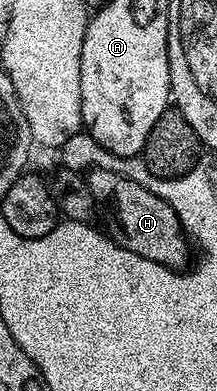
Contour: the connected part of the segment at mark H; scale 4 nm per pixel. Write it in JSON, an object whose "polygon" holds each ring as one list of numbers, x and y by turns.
{"polygon":[[105,165,94,166,97,168,88,173,87,180,95,203,101,211,105,210,103,230,110,240,147,261,174,269,188,268,191,263,190,244,175,209,171,209,171,205,162,197,151,193,151,189,139,185,139,181,120,175,108,166,101,166]]}

